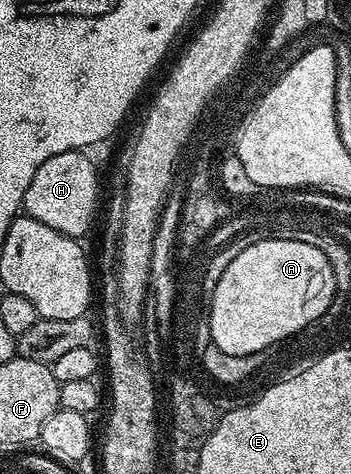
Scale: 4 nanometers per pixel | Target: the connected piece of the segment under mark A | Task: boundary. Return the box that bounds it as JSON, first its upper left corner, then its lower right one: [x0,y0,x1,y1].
[212,240,331,355]

